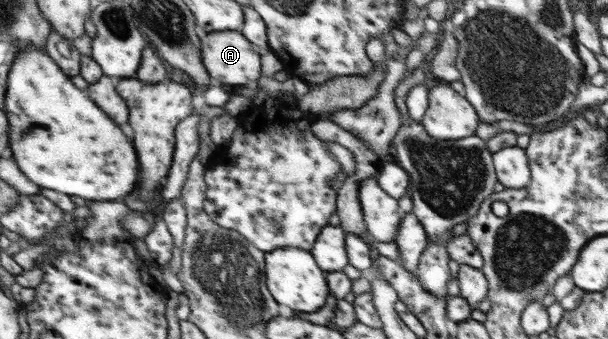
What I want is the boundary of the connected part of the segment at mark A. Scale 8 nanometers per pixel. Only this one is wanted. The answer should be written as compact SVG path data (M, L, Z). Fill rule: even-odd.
M241 30L213 32L203 36L203 60L213 78L229 89L234 86L254 85L261 78L261 53Z

